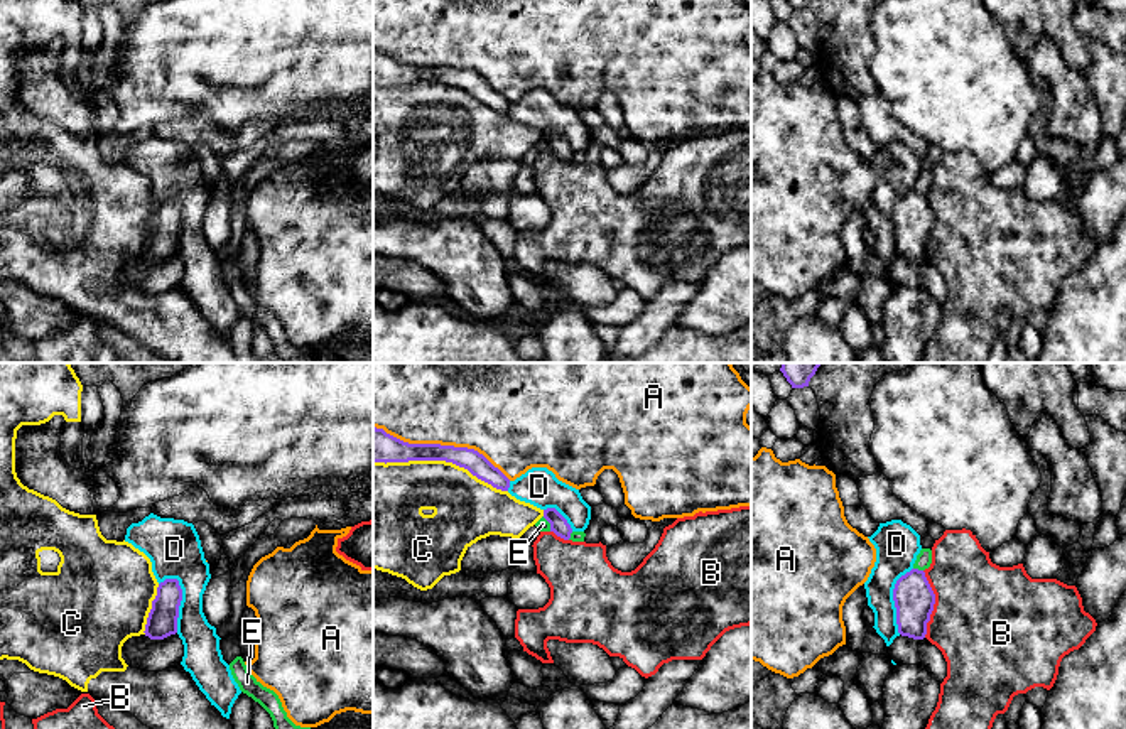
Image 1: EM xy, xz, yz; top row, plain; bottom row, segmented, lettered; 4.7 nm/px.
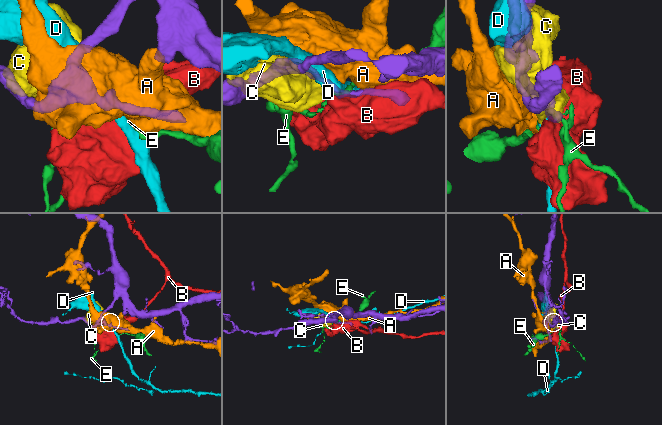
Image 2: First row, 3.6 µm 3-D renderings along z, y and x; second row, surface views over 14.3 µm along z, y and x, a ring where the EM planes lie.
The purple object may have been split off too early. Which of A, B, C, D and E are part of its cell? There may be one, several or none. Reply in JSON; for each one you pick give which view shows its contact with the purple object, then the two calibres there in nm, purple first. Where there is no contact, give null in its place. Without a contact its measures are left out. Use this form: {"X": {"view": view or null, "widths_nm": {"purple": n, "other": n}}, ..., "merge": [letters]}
{"merge": []}

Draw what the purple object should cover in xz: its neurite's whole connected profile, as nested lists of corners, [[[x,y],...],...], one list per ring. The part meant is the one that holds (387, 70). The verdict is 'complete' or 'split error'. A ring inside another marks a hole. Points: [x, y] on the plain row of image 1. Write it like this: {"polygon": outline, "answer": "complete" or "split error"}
{"polygon": [[[373,49],[373,84],[446,83],[468,91],[496,111],[508,113],[510,101],[483,76],[468,69],[409,66]]], "answer": "complete"}

